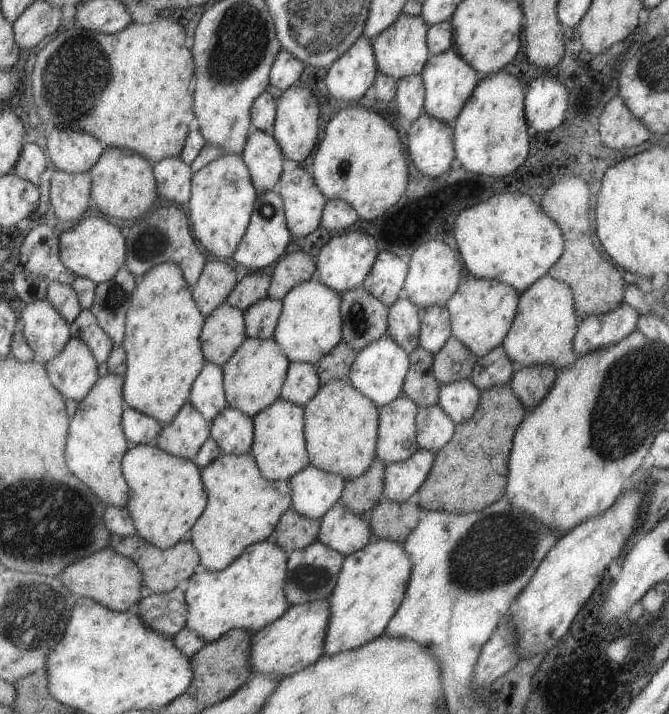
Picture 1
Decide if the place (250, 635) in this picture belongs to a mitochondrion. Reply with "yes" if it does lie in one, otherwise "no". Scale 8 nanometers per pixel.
no

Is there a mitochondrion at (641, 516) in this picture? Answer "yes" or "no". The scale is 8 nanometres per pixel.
no

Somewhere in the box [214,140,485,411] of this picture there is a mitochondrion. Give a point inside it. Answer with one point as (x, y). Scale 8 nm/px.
(357, 315)

